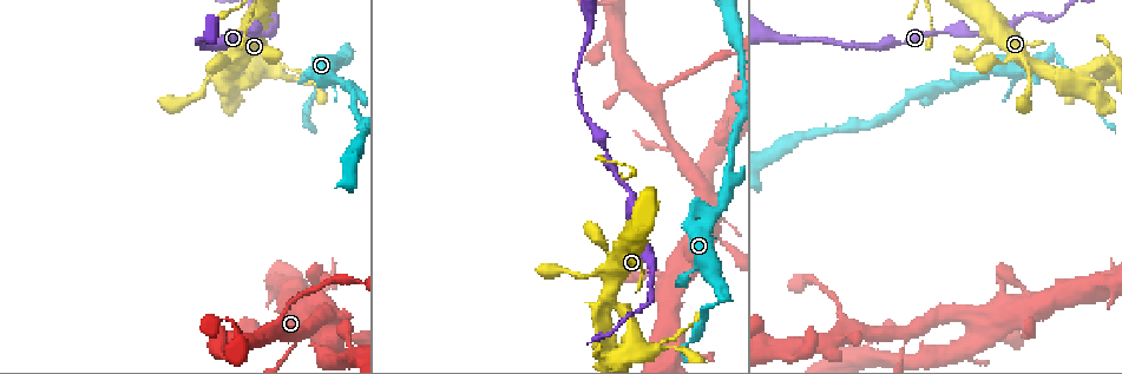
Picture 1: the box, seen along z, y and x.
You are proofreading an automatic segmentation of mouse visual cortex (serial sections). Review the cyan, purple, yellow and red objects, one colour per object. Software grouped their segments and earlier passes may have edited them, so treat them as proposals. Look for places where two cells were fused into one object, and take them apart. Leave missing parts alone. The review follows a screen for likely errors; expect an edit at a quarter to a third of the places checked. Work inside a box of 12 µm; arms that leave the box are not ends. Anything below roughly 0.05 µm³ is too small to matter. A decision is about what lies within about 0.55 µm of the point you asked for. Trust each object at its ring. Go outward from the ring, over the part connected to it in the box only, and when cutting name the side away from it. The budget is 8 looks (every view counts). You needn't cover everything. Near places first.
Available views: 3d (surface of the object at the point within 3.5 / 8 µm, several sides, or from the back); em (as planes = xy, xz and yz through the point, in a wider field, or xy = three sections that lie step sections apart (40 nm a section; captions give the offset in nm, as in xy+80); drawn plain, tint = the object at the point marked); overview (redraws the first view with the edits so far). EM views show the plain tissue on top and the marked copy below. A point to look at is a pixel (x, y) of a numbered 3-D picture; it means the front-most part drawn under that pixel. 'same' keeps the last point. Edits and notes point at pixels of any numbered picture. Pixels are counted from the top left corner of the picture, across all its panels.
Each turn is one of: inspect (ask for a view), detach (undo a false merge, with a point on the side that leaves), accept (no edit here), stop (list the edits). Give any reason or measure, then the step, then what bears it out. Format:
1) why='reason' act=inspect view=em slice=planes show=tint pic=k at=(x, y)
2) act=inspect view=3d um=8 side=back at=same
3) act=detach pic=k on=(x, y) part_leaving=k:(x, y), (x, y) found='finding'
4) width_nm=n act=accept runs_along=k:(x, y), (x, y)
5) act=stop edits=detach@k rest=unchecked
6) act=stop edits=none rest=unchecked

why='arms part here' act=inspect view=3d um=8 pic=1 at=(608, 297)

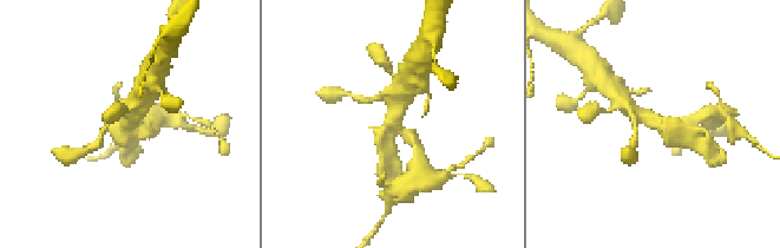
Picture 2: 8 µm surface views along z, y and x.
why='now the EM' act=inspect view=em slice=xy step=3 show=tint pic=2 at=(128, 122)

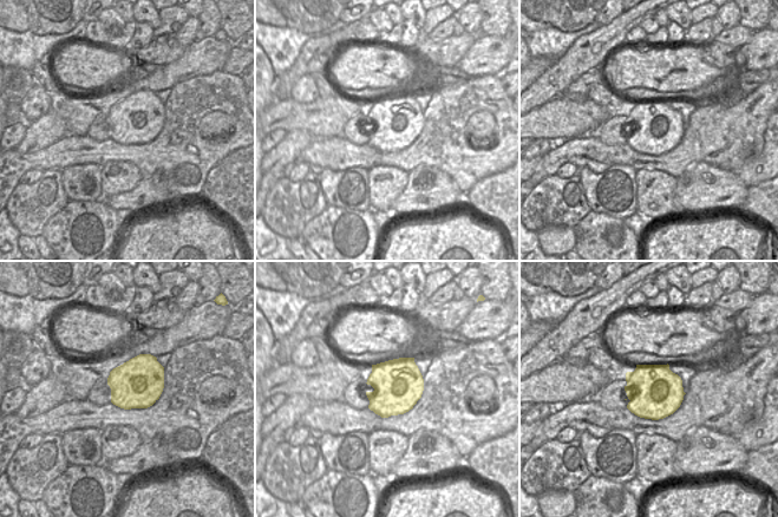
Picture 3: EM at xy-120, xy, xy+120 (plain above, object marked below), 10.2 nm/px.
act=detach pic=2 on=(674, 138) part_leaving=2:(650, 119), (664, 131), (686, 126) found='a second cell is stuck on'

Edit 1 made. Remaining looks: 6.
why='thin neck' act=inspect view=3d um=3.5 pic=1 at=(1058, 56)

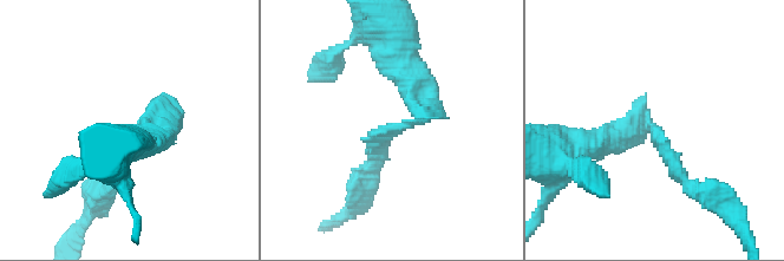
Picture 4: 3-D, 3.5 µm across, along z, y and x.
why='now the EM' act=inspect view=em slice=xy step=3 show=tint pic=4 at=(652, 126)

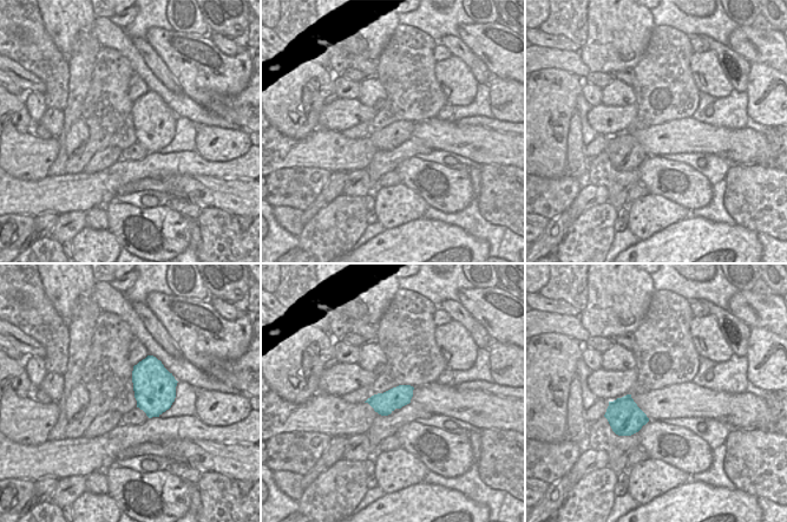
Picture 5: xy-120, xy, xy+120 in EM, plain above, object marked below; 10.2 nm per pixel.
why='another direction' act=inspect view=em slice=xy step=5 show=tint at=same

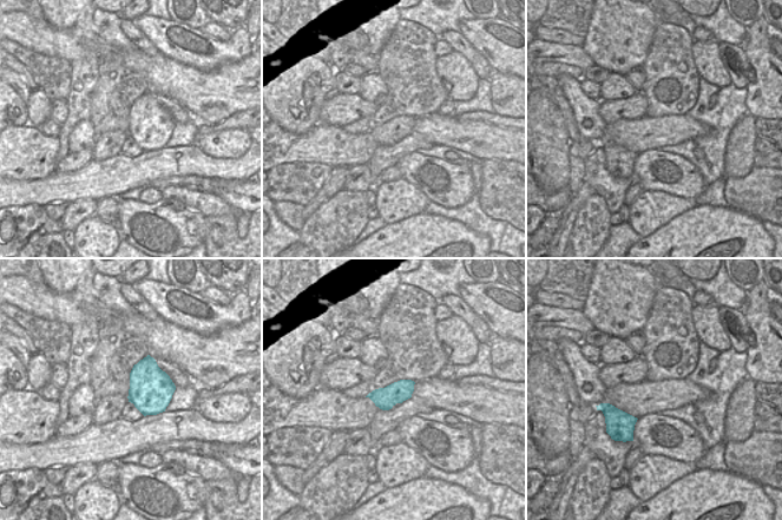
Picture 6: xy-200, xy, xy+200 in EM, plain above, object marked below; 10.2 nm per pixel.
act=detach pic=4 on=(668, 161) part_leaving=4:(654, 132), (693, 190), (726, 204) found='a second cell is stuck on'

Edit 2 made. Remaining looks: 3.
why='abrupt turn' act=inspect view=3d um=3.5 pic=1 at=(652, 300)

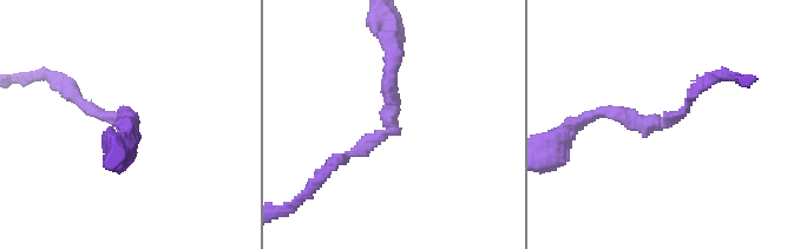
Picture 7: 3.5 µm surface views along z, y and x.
arm_widths_nm=150,150 act=inspect view=em slice=xy step=3 show=tint pic=7 at=(662, 123)

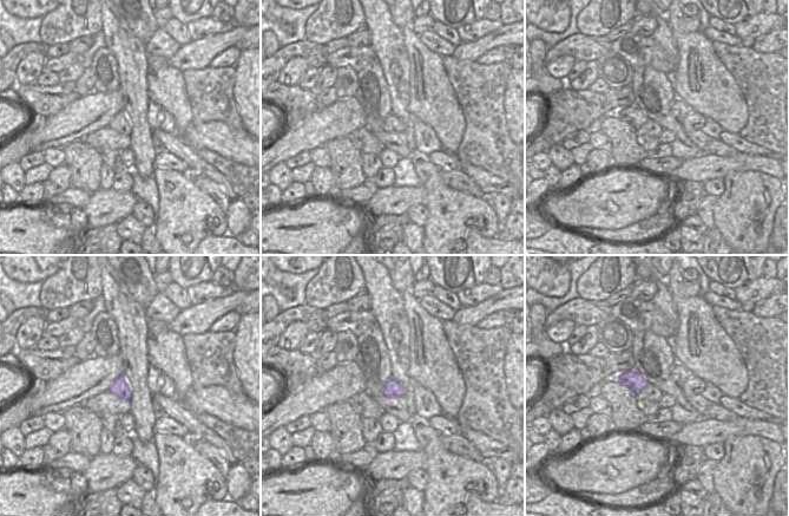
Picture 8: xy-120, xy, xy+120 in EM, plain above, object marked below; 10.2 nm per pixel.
why='another direction' act=inspect view=em slice=xy step=1 show=tint at=same

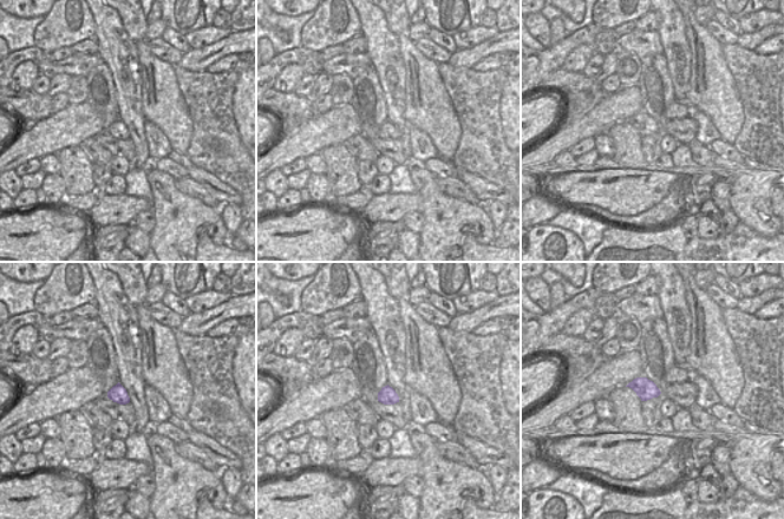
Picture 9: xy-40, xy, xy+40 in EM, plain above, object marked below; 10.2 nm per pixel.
act=detach pic=7 on=(79, 102) part_leaving=7:(112, 115), (35, 78) found='a second cell is stuck on'

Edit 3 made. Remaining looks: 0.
act=stop edits=detach@2,detach@4,detach@7 rest=unchecked

